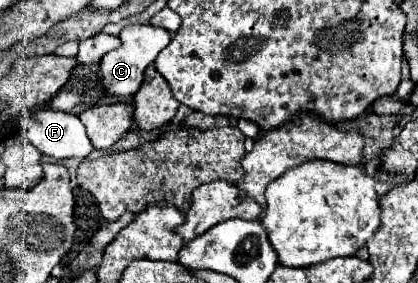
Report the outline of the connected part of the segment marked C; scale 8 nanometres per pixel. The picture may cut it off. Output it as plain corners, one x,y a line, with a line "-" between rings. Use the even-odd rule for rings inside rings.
135,24
135,26
123,28
119,38
121,38
121,46
101,58
101,66
99,66
101,86
113,96
133,96
143,82
143,70
149,64
153,64
157,54
171,42
171,34
159,26

